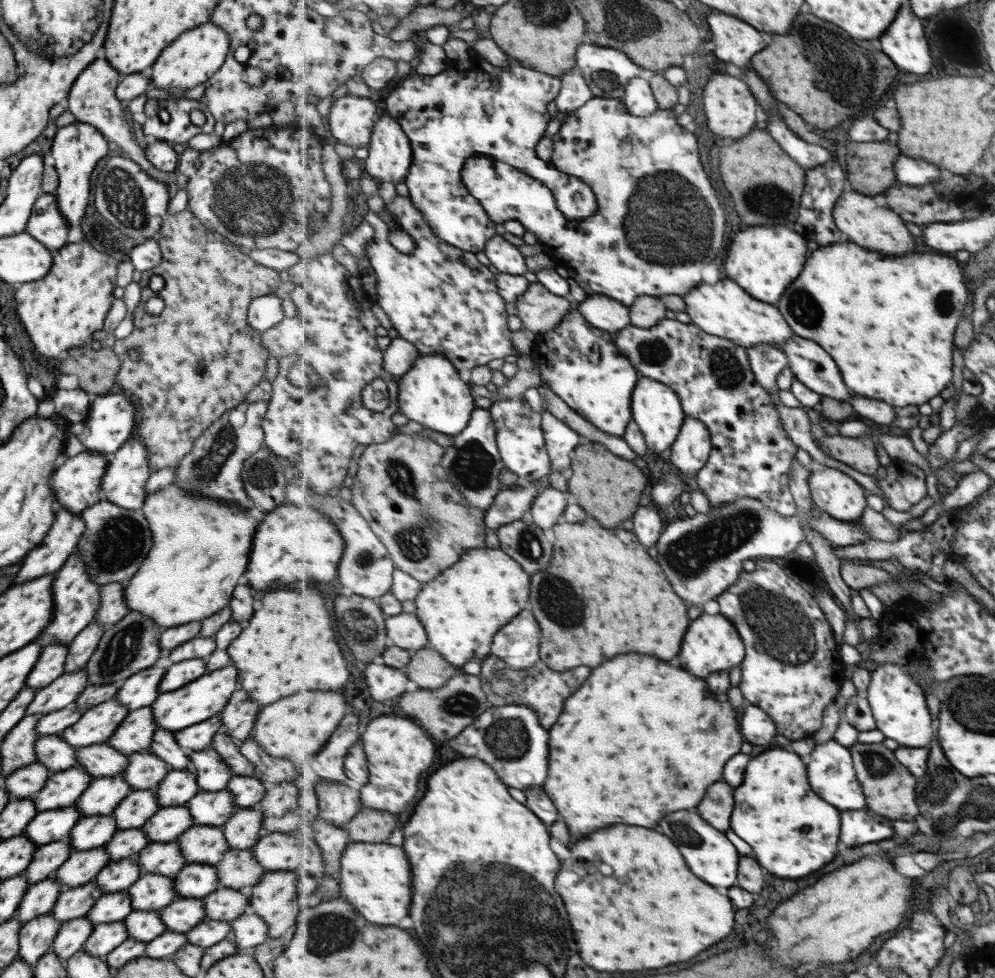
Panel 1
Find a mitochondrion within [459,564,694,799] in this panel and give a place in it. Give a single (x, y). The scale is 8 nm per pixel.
(556, 597)

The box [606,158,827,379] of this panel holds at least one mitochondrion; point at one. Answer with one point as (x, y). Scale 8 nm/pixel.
(655, 194)

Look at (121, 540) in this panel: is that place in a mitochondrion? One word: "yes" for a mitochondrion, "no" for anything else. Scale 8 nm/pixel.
yes

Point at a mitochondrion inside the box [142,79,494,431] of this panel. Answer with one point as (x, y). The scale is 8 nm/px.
(255, 199)

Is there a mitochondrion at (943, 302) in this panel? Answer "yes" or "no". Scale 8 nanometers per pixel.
yes

